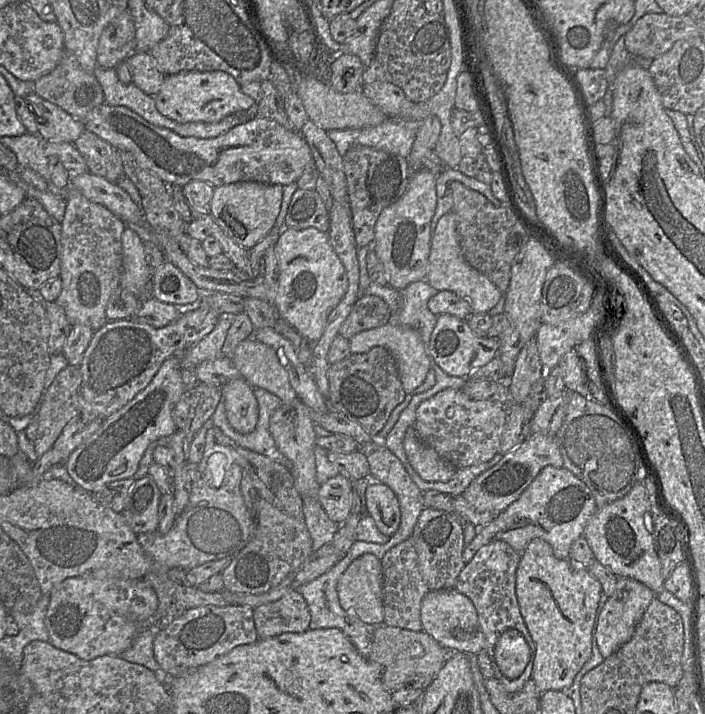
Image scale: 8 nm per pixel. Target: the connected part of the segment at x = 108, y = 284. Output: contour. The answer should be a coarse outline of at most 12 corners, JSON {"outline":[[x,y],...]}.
{"outline":[[74,188],[60,223],[72,325],[96,331],[119,286],[127,226]]}

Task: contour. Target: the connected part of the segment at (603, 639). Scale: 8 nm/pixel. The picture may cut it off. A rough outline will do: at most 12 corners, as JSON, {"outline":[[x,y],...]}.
{"outline":[[618,577],[597,617],[594,639],[604,659],[633,636],[657,595]]}

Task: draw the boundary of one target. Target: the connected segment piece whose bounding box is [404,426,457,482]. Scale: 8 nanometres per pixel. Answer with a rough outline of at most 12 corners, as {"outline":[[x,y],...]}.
{"outline":[[407,429],[404,448],[427,482],[447,482],[456,467]]}

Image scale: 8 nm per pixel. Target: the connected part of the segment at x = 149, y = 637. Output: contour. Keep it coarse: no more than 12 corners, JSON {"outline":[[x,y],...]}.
{"outline":[[159,622],[140,632],[119,656],[161,674],[153,642]]}

